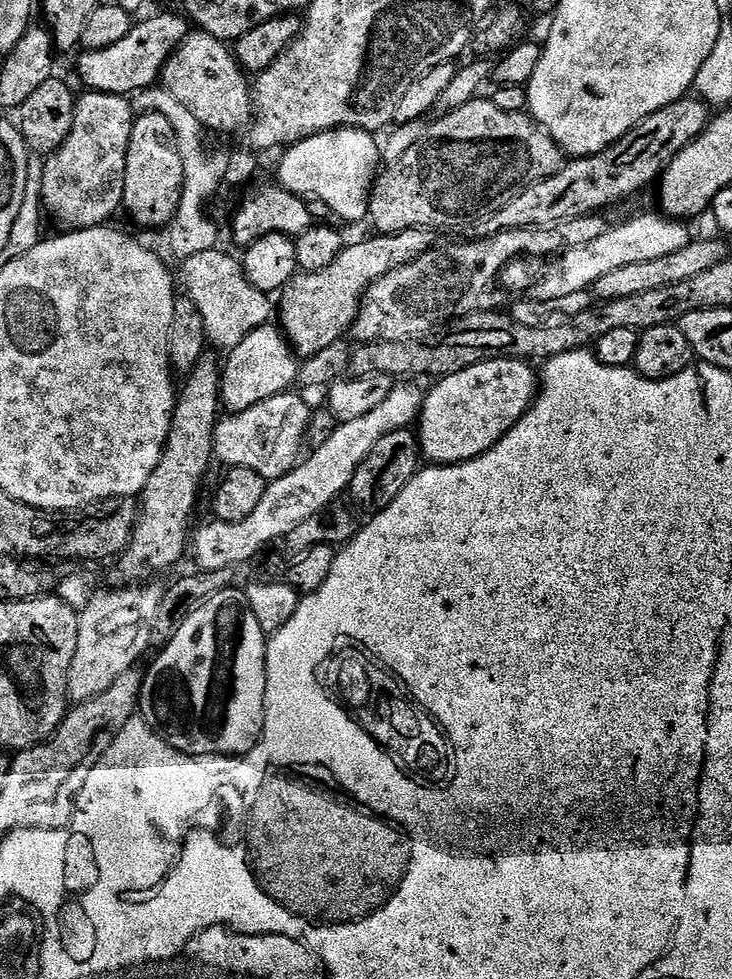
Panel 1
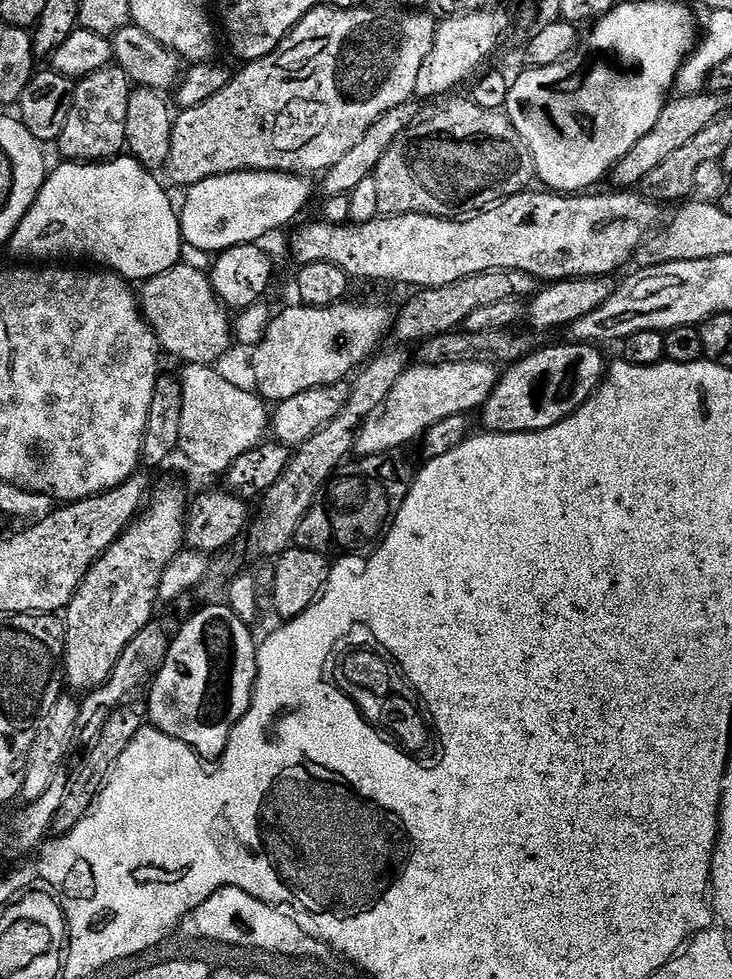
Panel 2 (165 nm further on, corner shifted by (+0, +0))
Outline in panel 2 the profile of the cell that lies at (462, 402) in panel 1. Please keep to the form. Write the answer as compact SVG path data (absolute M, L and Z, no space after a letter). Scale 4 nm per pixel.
M567 342L553 348L541 347L513 363L501 375L496 389L484 403L480 420L492 434L541 432L570 418L591 398L604 381L606 363L599 347L588 342Z

